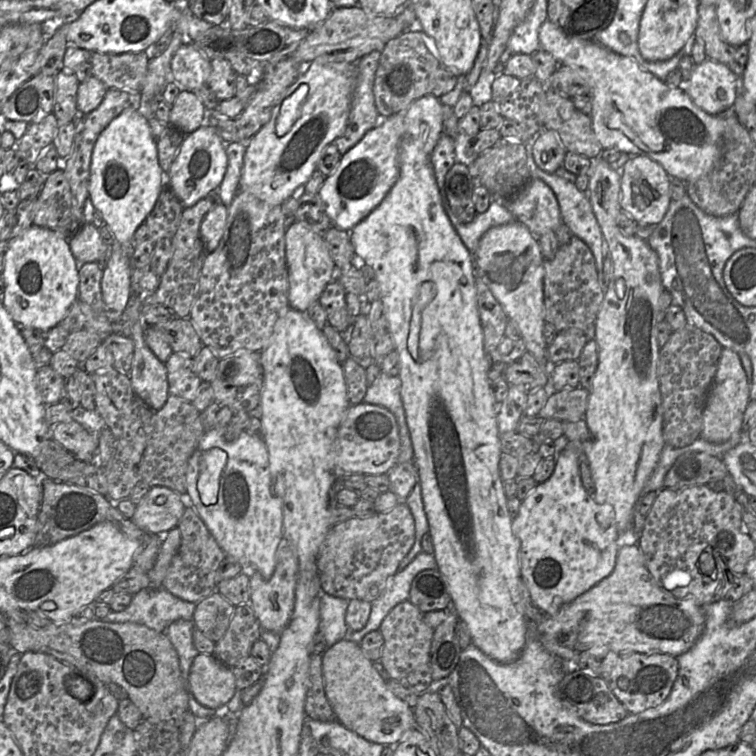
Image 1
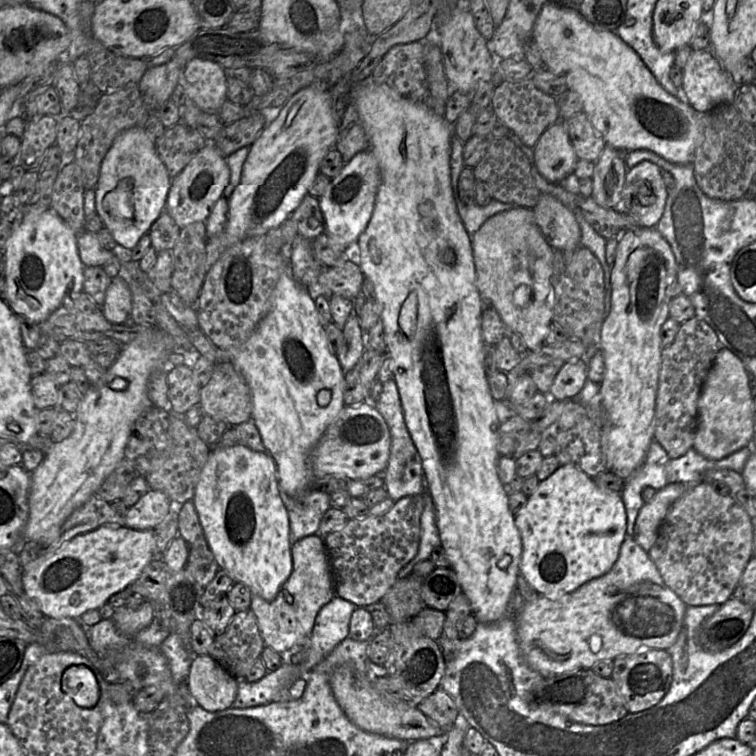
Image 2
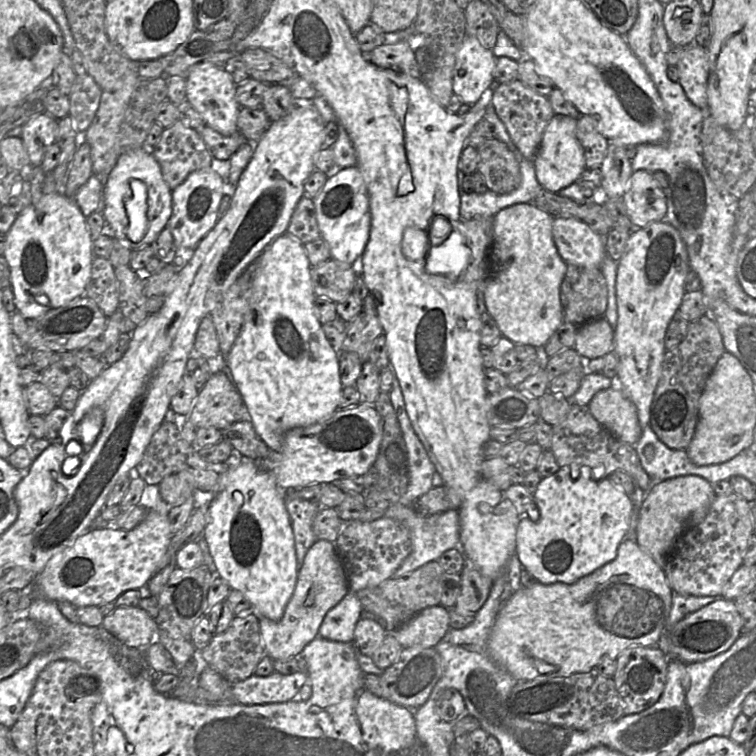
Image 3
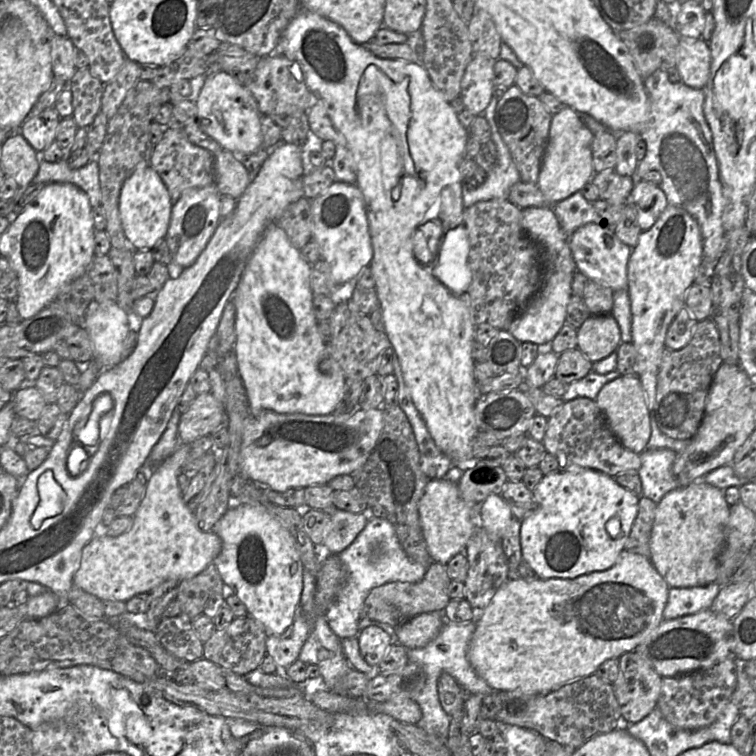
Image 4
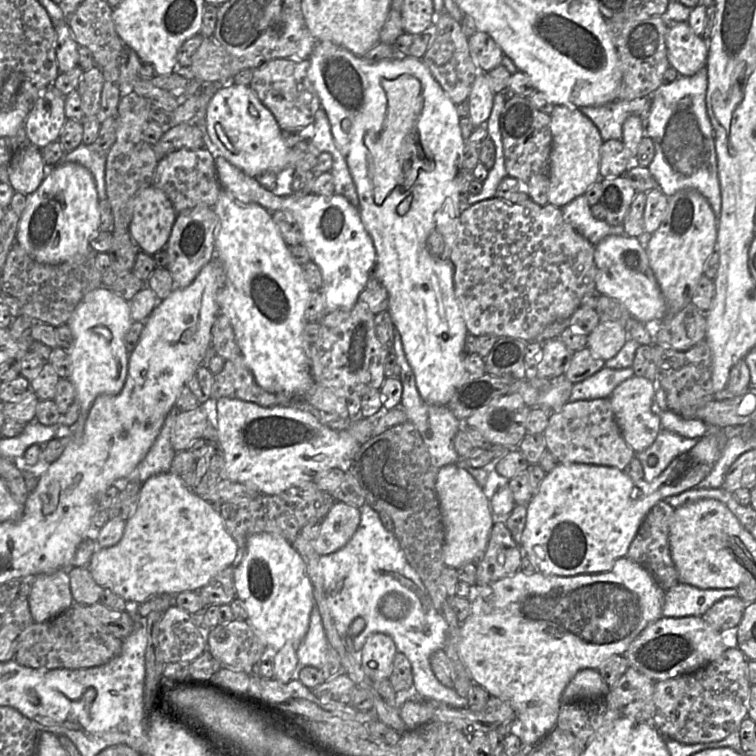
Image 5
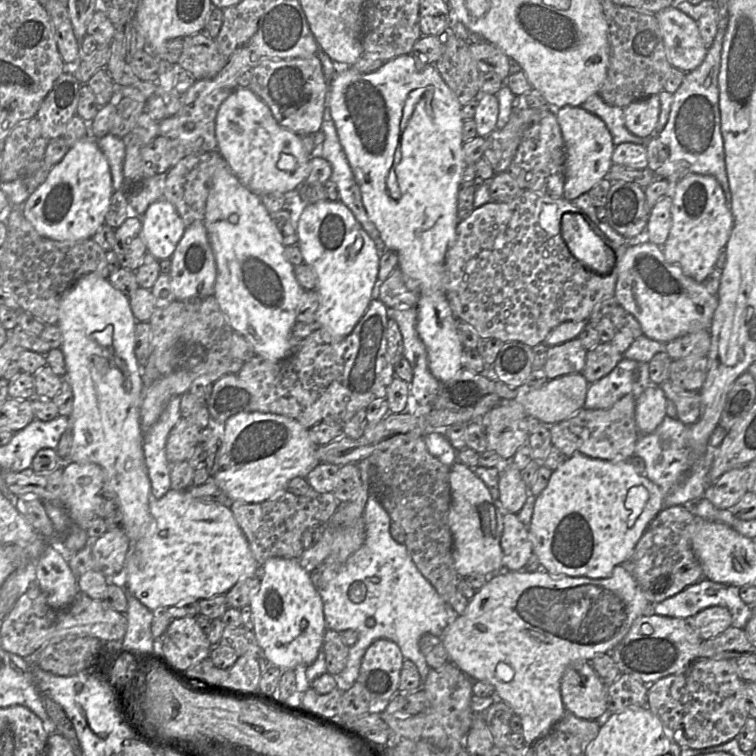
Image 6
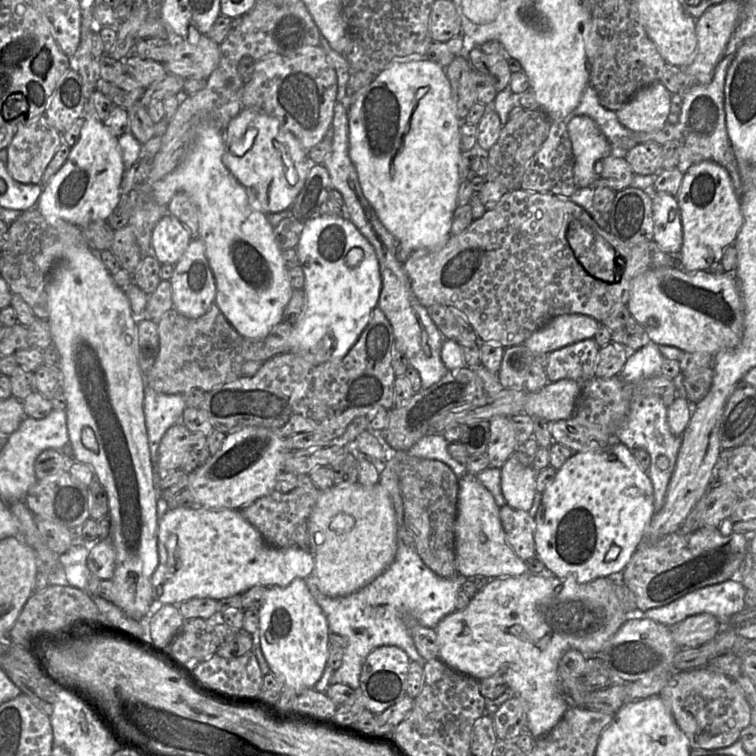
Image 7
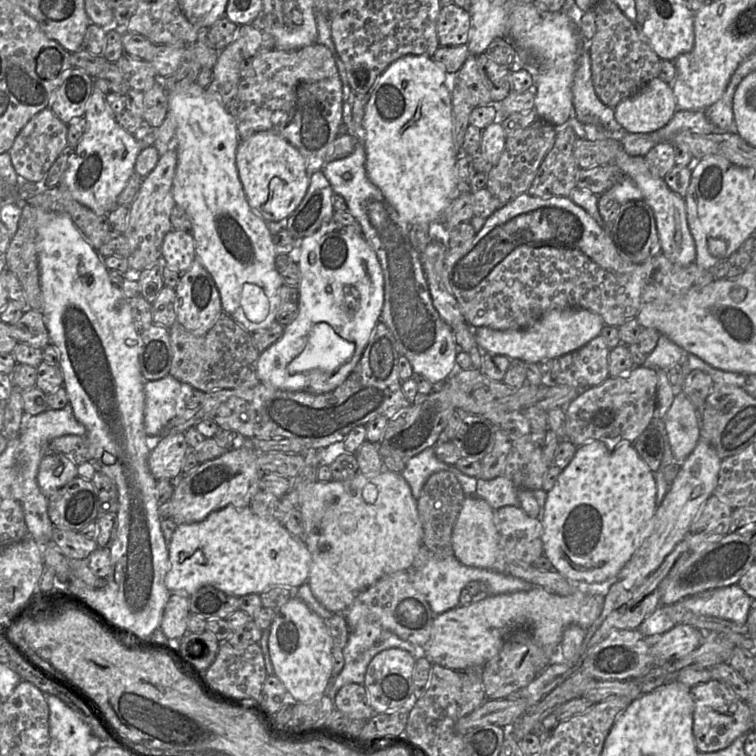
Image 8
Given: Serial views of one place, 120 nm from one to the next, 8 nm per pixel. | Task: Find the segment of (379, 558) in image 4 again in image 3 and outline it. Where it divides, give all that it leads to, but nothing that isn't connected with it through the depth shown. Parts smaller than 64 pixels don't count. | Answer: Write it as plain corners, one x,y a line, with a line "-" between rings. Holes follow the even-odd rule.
391,504
385,511
384,517
398,521
405,526
411,537
412,550
408,557
393,573
393,578
405,577
421,566
436,561
447,550
459,547
460,521
458,510
447,510
429,516
419,515
413,506
-
349,591
336,606
327,612
319,628
318,636
331,641
352,643
358,620
360,618
369,619
361,617
361,611
362,605
357,594

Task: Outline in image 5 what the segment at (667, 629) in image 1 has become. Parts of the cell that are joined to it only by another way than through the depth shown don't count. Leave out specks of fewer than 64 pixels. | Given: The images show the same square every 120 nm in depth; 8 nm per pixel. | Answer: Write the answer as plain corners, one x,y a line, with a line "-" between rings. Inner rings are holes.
627,556
615,561
608,572
598,574
580,574
576,576
549,576
539,572
525,574
518,571
484,587
471,601
471,613
460,624
458,651
462,662
474,683
482,686
490,696
506,701
513,708
519,720
519,736
522,747
530,748
539,743
557,723
562,705
562,693
570,679
581,669
597,669
599,665
613,655
624,655
632,641
652,622
662,617
665,591
659,586
651,573

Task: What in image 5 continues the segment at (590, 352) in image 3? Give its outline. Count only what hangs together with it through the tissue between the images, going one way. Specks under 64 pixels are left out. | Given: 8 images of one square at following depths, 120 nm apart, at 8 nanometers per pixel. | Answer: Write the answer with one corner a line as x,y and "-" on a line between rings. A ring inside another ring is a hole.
601,321
588,334
587,348
600,359
613,358
628,340
628,334
619,321

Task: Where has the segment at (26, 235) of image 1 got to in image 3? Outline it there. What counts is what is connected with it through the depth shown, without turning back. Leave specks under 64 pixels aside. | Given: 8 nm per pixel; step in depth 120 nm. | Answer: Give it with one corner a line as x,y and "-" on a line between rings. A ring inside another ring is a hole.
62,192
44,194
39,201
31,203
20,212
5,235
3,256
10,267
11,289
14,304
26,320
42,317
49,310
58,308
85,294
92,268
93,242
86,217
74,198

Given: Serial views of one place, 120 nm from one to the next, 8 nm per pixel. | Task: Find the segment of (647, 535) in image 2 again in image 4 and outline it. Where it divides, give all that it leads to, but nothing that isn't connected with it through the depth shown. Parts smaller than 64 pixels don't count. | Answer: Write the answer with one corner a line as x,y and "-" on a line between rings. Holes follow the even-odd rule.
706,482
673,489
657,503
649,560
669,587
698,587
716,582
717,559
724,547
729,514
723,491

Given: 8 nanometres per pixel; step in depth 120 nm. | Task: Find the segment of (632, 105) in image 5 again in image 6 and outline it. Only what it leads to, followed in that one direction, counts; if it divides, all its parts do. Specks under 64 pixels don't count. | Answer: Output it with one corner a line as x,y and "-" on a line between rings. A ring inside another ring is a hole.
599,94
592,95
580,107
595,114
605,123
615,146
626,142
646,146
650,139
650,137
641,138
630,133
624,122
624,108
605,103

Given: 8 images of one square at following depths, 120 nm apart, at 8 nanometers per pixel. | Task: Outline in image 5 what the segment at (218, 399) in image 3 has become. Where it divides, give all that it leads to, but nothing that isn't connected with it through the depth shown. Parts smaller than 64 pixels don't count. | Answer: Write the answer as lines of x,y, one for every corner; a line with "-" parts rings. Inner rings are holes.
201,404
198,408
180,412
173,426
171,445
175,452
188,450
190,445
201,438
209,425

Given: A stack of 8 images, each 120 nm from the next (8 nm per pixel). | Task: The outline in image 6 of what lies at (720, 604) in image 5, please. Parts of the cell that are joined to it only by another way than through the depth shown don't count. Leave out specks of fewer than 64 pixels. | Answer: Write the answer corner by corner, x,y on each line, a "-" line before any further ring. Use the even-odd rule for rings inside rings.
719,606
704,609
697,615
685,620
702,641
716,638
732,626
730,612

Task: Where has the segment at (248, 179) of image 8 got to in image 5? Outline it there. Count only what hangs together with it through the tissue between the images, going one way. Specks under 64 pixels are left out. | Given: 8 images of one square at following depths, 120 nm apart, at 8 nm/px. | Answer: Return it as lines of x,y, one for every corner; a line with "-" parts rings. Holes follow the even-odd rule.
229,82
219,88
210,99
205,116
205,130
214,145
215,156
221,155
232,165
243,171
250,177
256,177
264,172
280,173
286,168
301,168
312,170
317,164
317,157
295,147
286,146
279,127
273,114
260,102
249,86

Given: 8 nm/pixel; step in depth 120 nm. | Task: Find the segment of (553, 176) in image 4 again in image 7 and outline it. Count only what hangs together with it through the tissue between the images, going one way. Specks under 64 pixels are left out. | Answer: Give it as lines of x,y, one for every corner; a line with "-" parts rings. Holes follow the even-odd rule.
570,115
566,121
574,156
574,182
578,189
586,188
596,178
597,164
612,154
612,145
590,117

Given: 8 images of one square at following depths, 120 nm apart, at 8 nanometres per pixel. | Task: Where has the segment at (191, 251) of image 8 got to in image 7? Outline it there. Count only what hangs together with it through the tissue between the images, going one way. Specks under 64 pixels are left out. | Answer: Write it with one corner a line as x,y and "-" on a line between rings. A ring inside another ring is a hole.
166,214
153,229
151,254
160,264
175,265
191,241
186,226
171,214

